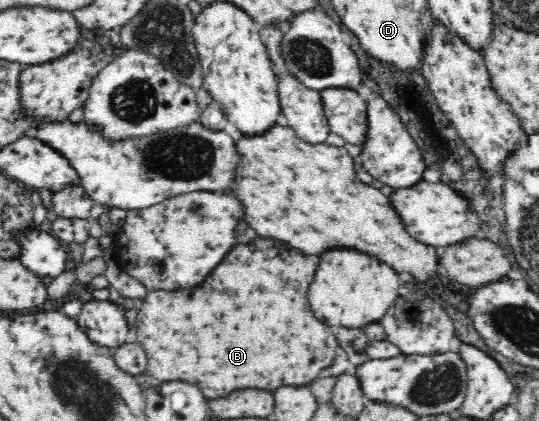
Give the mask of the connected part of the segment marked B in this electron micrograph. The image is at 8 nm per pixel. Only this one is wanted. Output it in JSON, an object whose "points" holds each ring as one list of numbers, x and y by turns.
{"points":[[257,239,257,241,251,241,249,245,237,245,233,249,231,255,227,255,223,259,223,263,211,273,211,277,207,277,207,281,203,281,199,287,195,289,181,289,181,291,148,291,147,295,143,298,143,307,139,311,139,317,137,317,137,341,143,345,147,357,149,357,149,373,153,377,157,377,159,381,187,381,187,383,193,383,197,385,203,395,207,395,209,399,215,399,219,395,231,395,233,391,237,389,265,389,265,391,275,391,283,385,291,385,291,387,299,387,299,385,307,385,311,381,315,381,319,375,321,375,321,369,327,367,329,369,335,359,335,349,339,347,337,345,337,339,335,335,329,331,329,327,325,327,321,321,317,321,311,313,311,307,309,307,309,287,311,287,311,281,315,277,315,271,319,267,321,259,317,255,301,255,301,253,295,253,295,249,291,249,289,245,283,245,279,241,273,241,273,239]]}

